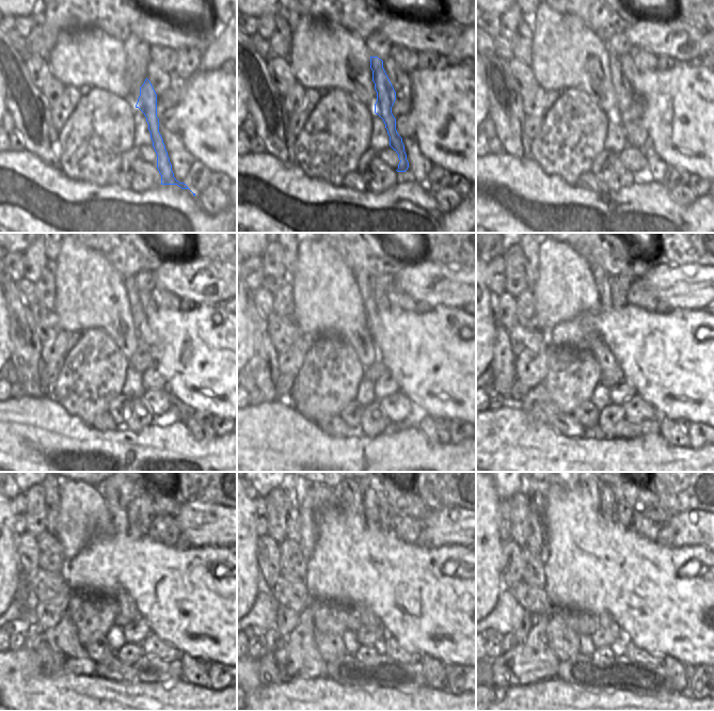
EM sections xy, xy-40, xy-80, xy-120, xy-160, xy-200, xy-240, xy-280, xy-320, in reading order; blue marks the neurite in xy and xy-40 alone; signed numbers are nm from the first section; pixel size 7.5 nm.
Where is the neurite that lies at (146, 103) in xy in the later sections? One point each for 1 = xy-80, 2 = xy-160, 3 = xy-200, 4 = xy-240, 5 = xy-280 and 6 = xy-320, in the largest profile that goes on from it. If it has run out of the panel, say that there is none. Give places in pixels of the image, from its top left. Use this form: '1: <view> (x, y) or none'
1: xy-80 (624, 96)
2: xy-160 (365, 282)
3: xy-200 (602, 279)
4: xy-240 (117, 510)
5: xy-280 (349, 493)
6: xy-320 (592, 493)

